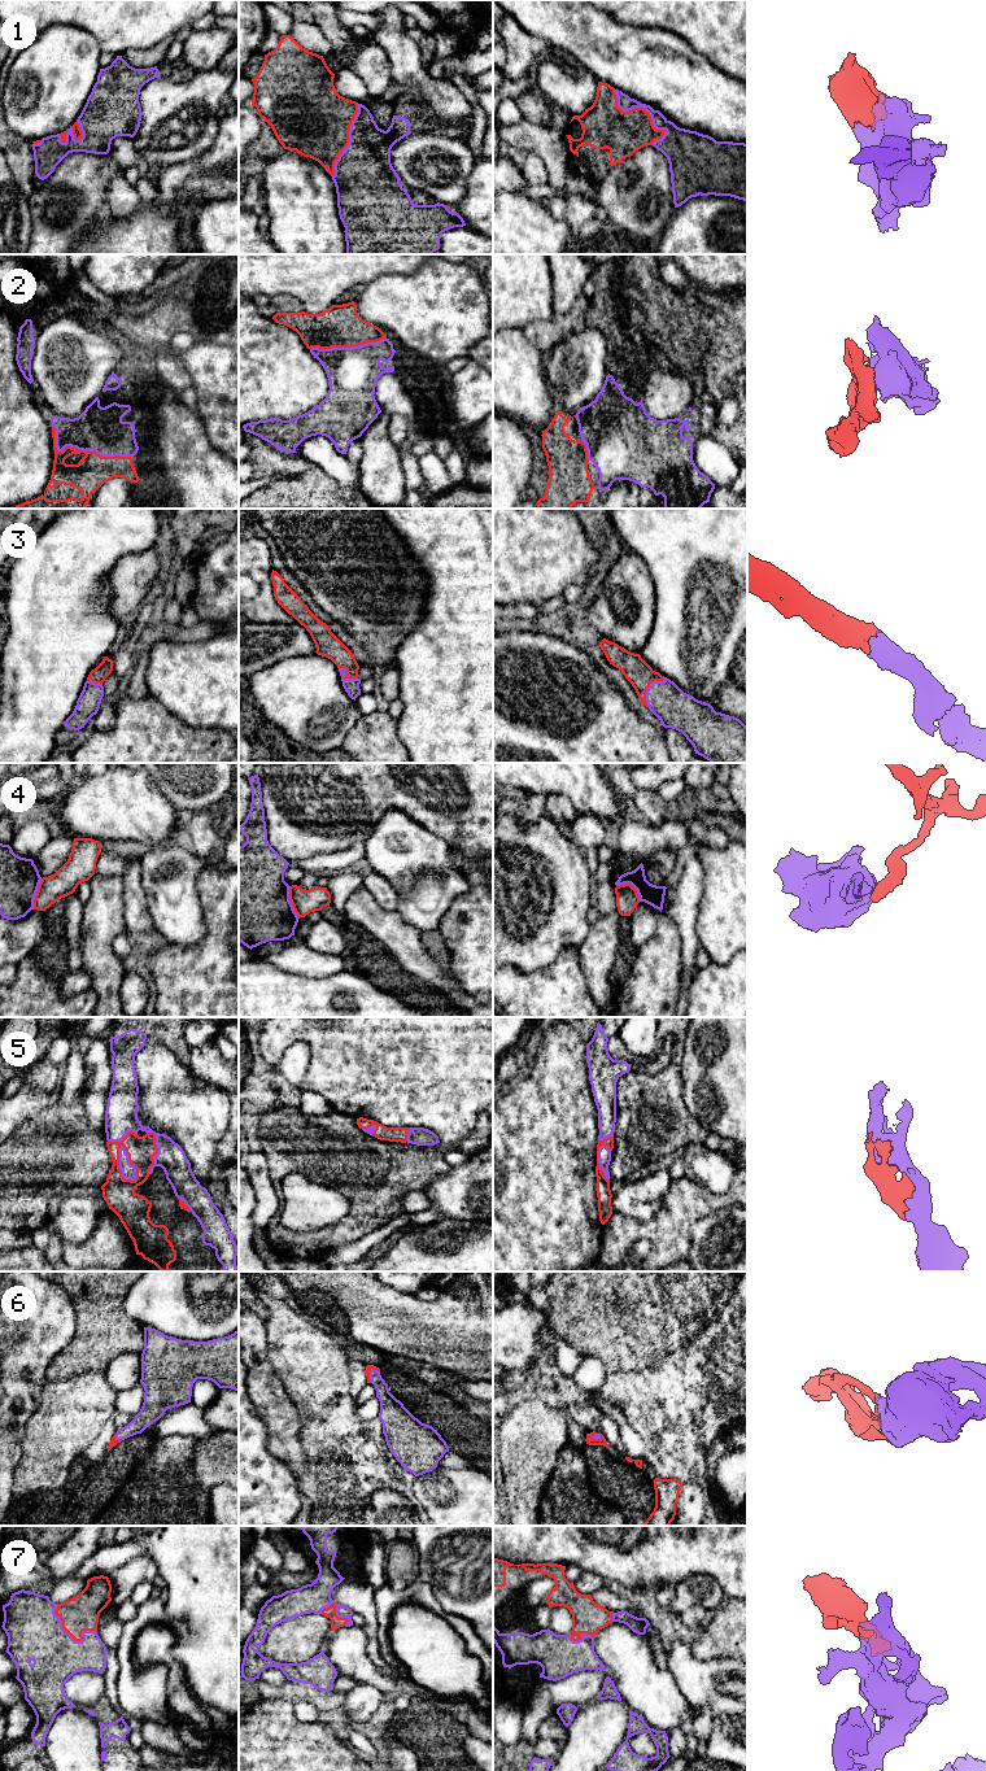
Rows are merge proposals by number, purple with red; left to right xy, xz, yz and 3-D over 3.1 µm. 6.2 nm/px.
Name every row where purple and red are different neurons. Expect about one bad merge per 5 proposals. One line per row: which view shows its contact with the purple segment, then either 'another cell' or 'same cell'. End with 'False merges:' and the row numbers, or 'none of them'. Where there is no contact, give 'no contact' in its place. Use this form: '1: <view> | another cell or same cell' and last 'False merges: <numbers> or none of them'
1: yz | same cell
2: xy | same cell
3: yz | same cell
4: xz | another cell
5: xy | same cell
6: xz | same cell
7: xy | same cell
False merges: 4

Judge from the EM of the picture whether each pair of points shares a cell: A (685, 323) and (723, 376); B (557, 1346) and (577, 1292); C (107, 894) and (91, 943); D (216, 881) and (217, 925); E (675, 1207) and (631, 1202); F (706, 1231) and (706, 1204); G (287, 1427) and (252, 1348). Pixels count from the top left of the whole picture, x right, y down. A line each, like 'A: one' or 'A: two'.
A: one
B: two
C: one
D: one
E: two
F: two
G: one

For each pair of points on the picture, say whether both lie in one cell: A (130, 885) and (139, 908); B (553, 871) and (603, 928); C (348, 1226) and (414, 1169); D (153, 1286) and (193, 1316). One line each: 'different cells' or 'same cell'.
A: same cell
B: different cells
C: same cell
D: same cell

